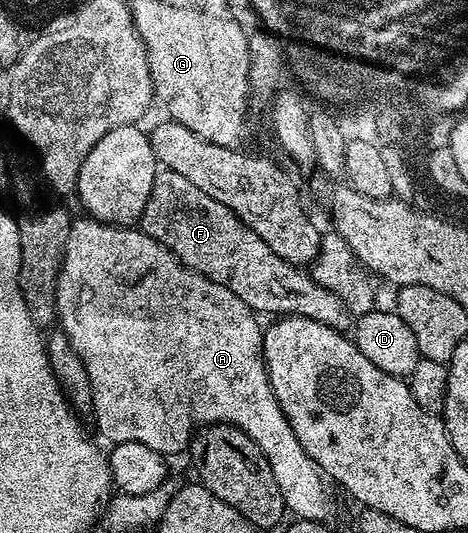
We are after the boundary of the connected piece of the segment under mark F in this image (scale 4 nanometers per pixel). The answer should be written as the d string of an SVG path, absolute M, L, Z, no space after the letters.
M168 170L156 171L149 202L145 202L141 230L165 245L187 268L192 268L197 274L209 278L215 284L233 290L233 294L237 294L237 298L241 298L241 302L245 302L245 306L249 306L256 314L275 312L271 314L276 317L304 316L313 318L330 328L336 328L338 332L348 331L349 313L341 298L337 298L337 294L325 290L325 286L321 286L311 277L310 271L283 261L257 233L249 228L245 221L241 220L237 213L229 210L228 206L222 205L221 202L214 201L181 174Z

